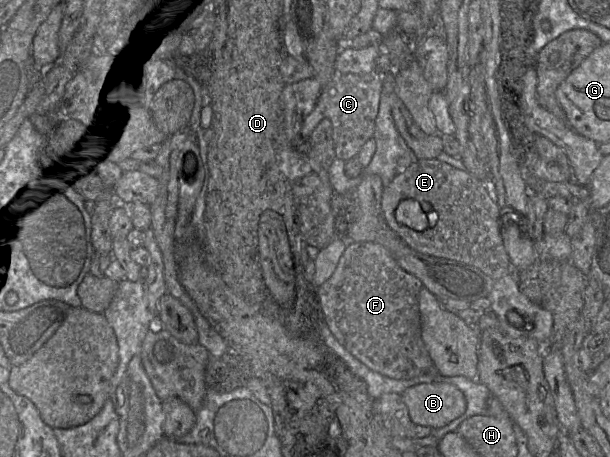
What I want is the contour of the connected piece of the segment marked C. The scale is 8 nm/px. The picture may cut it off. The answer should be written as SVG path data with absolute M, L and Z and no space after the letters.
M375 71L362 75L336 73L323 87L314 109L305 118L301 134L304 137L311 137L312 132L323 119L330 120L336 157L349 161L358 155L369 139L374 137L383 84L384 77Z

